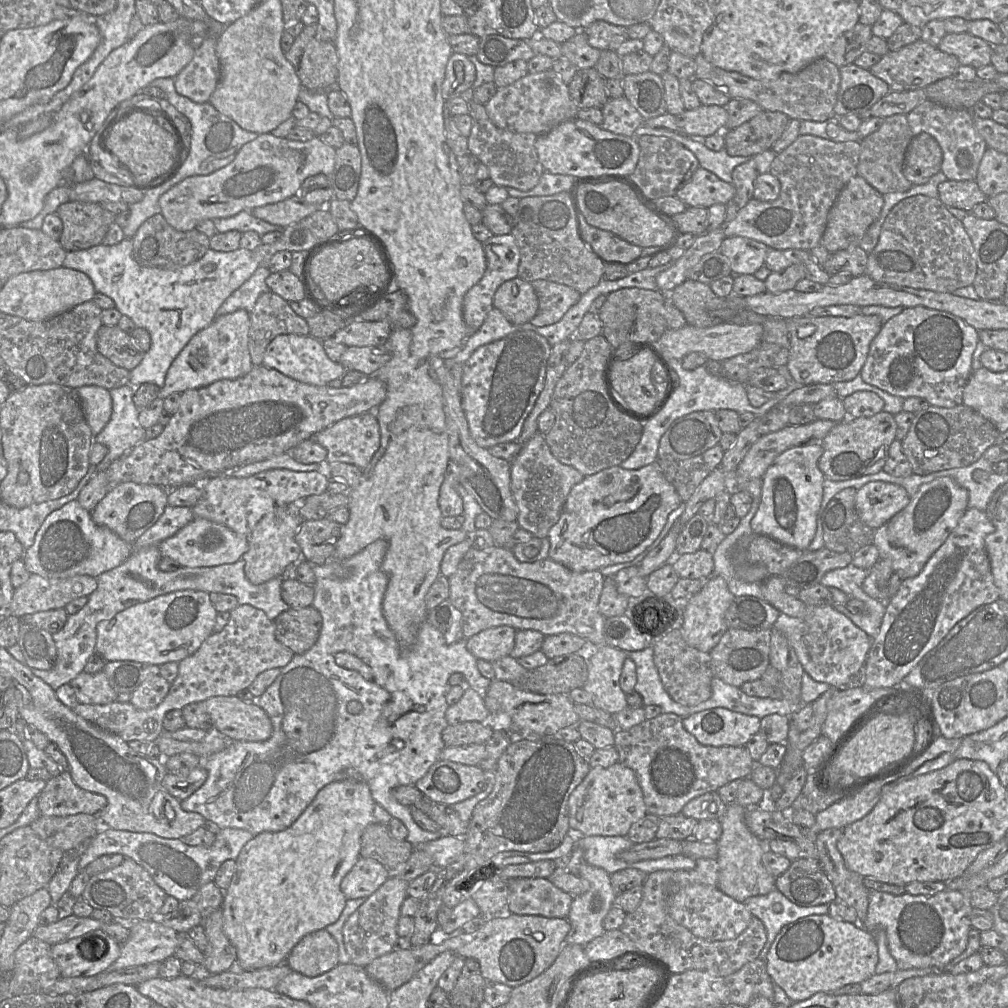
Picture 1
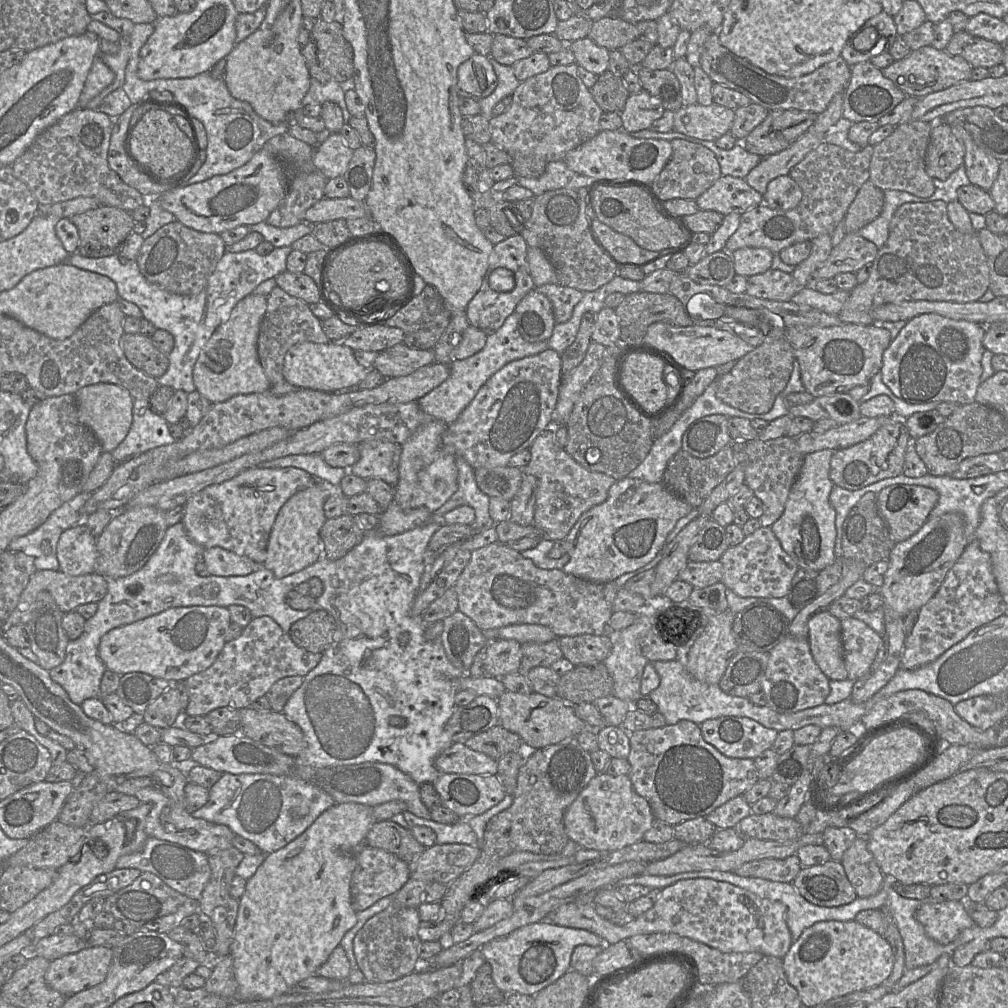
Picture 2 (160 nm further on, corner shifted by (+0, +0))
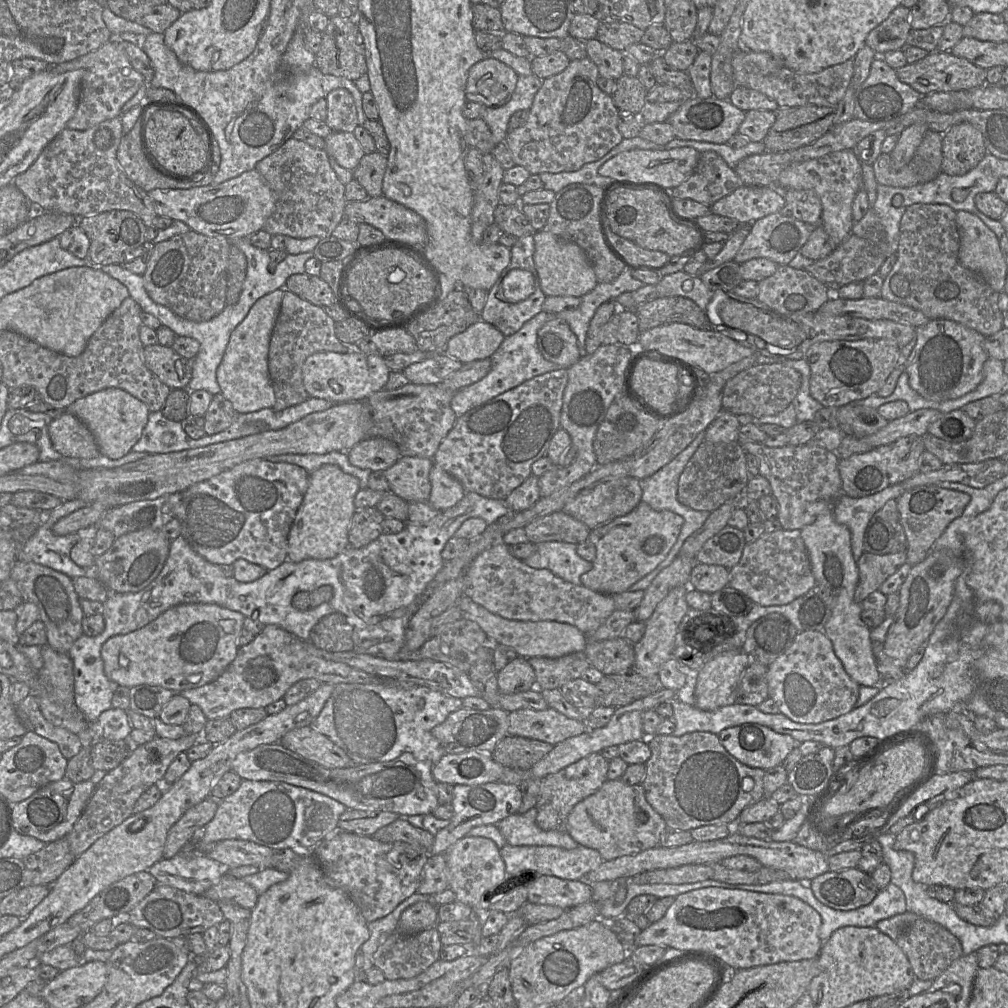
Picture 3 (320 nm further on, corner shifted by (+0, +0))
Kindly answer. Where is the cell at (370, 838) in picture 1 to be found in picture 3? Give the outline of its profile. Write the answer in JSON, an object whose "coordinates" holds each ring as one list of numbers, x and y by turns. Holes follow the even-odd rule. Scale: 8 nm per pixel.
{"coordinates":[[399,818,389,825,378,829,371,837,384,843,406,842,431,850,434,835,429,831,411,825,407,820]]}

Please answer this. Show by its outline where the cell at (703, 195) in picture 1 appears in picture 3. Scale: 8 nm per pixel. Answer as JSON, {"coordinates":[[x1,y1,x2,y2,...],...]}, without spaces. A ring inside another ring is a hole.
{"coordinates":[[741,185,709,209,713,214,736,220,739,225,750,225,767,215,779,213,784,205,783,193,777,187]]}

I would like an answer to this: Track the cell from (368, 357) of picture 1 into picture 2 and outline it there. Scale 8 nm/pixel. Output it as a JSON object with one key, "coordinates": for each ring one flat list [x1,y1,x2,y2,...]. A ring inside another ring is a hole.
{"coordinates":[[400,343,378,353,372,368,385,378,406,376,422,366,435,363,433,350,419,350]]}

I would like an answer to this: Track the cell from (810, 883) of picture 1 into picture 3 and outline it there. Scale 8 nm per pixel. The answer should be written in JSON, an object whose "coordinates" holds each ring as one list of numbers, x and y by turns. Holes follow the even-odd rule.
{"coordinates":[[858,868,828,871,807,883,821,903,843,911,870,904,879,892,871,876]]}

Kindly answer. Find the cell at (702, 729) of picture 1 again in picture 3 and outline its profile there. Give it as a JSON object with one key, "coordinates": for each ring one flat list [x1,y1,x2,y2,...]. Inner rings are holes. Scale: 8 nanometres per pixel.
{"coordinates":[[755,723,726,728,718,734,718,738,738,761,764,770,781,765,787,755,799,746,790,735]]}

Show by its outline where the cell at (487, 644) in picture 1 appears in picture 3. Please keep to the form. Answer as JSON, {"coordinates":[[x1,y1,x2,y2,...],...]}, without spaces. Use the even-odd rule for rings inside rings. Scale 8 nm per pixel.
{"coordinates":[[518,656,497,672,501,694,514,694,536,688,536,676,528,660]]}

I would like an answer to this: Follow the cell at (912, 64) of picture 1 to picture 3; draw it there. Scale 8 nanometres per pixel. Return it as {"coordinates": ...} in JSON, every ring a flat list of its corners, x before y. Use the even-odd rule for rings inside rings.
{"coordinates":[[935,51,925,58,912,64,906,64,896,70,897,76,922,96,935,92,956,92,960,90,975,89,987,84,986,71,975,66,964,58,958,58,951,52]]}

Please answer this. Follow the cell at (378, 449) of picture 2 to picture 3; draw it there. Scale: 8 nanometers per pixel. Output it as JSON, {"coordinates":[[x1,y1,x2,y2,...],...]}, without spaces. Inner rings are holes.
{"coordinates":[[402,455,382,474,387,479,390,491,407,502,427,502,431,492,429,479,434,462,429,458]]}

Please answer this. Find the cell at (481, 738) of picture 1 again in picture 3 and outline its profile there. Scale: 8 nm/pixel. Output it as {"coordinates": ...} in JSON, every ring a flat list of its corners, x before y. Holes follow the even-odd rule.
{"coordinates":[[506,735,497,743,490,755,504,768,529,769,552,749,553,745,543,741]]}

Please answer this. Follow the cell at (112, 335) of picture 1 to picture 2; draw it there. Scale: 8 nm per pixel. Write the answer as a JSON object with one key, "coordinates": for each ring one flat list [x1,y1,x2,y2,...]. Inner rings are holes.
{"coordinates":[[124,333,120,345,128,361,146,375,157,379,167,371,168,356,155,347,151,337]]}

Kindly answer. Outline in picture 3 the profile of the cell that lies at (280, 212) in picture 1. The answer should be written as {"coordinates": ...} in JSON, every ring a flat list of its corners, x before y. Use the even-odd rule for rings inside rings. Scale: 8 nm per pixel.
{"coordinates":[[384,196,347,202,344,218,379,229,389,241,405,243,424,252,426,223,414,211]]}

